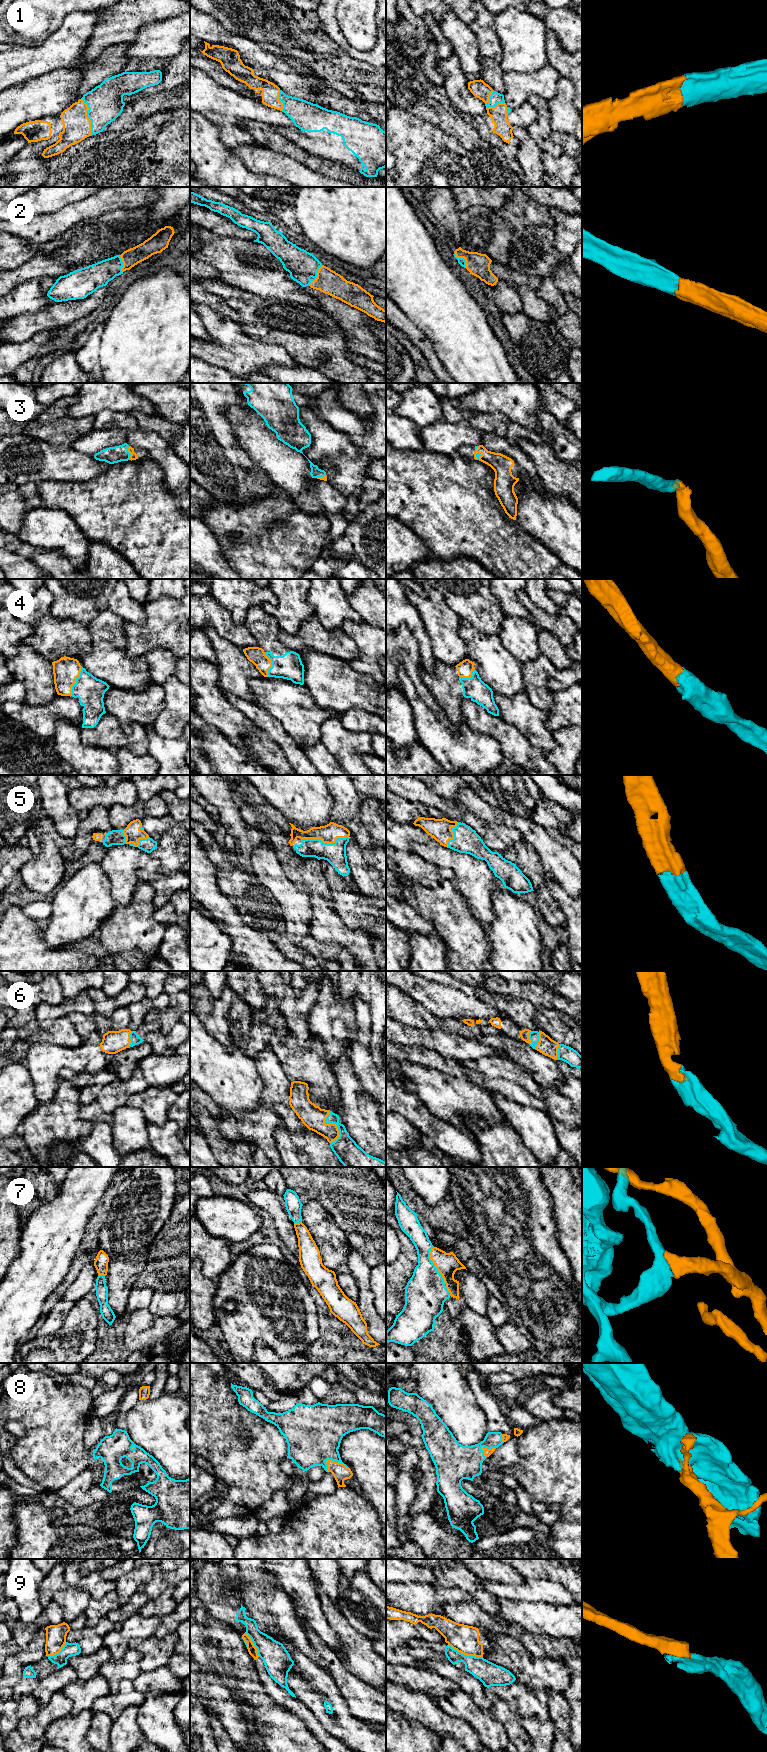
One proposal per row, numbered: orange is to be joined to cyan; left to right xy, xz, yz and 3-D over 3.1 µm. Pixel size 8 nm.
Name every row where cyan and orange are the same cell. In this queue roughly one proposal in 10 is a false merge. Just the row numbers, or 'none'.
1, 2, 3, 4, 5, 6, 7, 8

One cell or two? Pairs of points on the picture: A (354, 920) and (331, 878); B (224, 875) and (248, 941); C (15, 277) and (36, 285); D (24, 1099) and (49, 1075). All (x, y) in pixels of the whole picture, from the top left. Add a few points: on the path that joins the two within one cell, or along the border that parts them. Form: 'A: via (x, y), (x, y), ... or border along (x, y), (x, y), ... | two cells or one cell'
A: via (354, 910), (339, 888) | one cell
B: border along (224, 893), (241, 919), (254, 929) | two cells
C: border along (51, 276), (33, 278), (17, 285), (10, 291) | two cells
D: border along (26, 1068), (34, 1086), (34, 1095), (39, 1103) | two cells

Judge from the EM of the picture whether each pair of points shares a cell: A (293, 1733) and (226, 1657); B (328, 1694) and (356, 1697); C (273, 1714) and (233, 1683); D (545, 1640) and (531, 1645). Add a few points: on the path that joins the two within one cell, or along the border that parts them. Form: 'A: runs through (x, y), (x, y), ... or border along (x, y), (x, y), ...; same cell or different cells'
A: runs through (273, 1713), (246, 1685), (245, 1672); same cell
B: border along (329, 1675), (346, 1706), (354, 1715); different cells
C: runs through (263, 1704), (246, 1687), (243, 1687); same cell
D: runs through (542, 1643), (534, 1645); same cell

